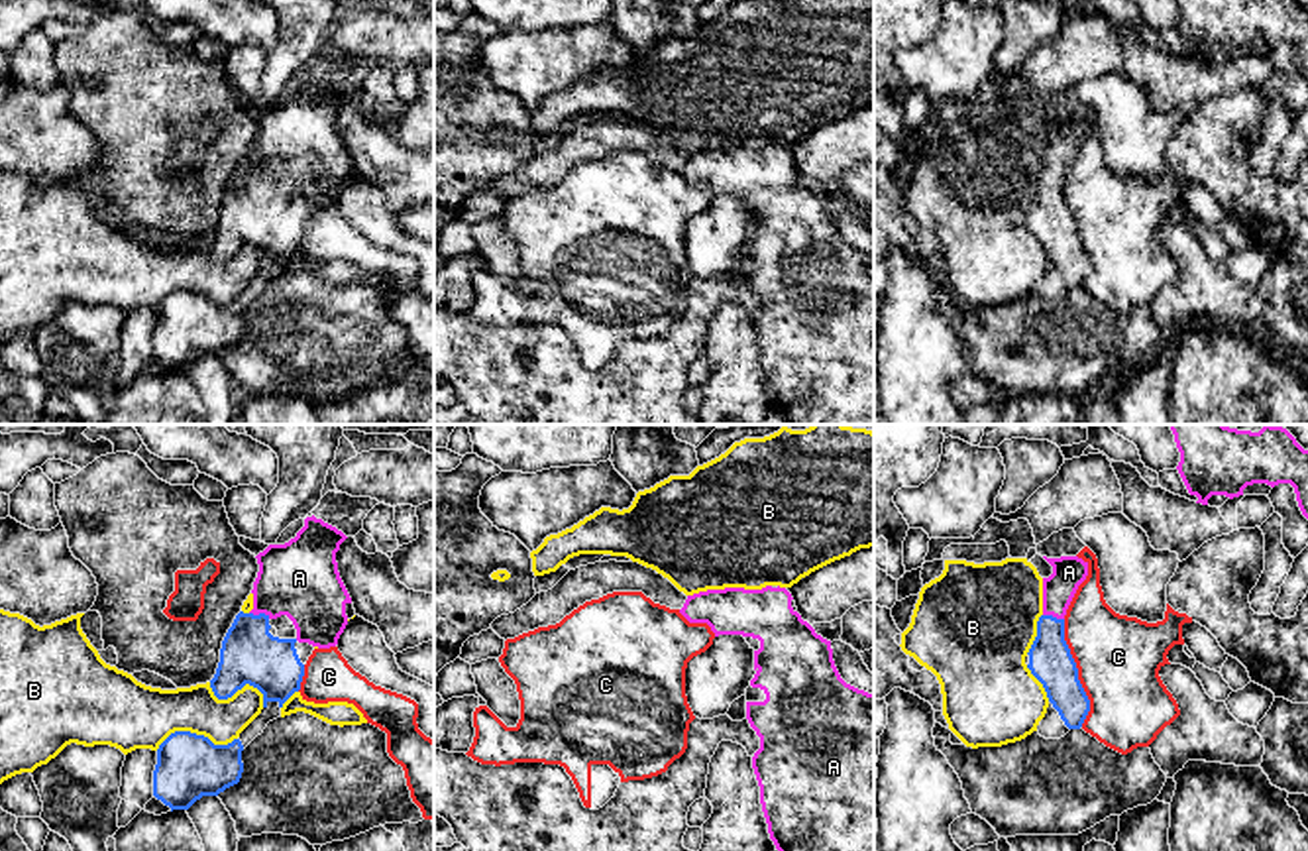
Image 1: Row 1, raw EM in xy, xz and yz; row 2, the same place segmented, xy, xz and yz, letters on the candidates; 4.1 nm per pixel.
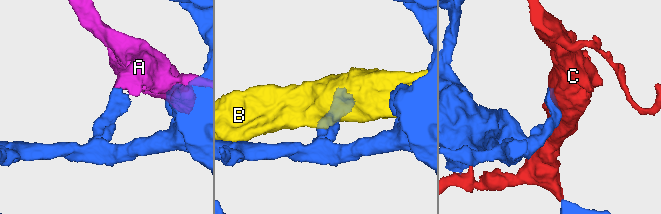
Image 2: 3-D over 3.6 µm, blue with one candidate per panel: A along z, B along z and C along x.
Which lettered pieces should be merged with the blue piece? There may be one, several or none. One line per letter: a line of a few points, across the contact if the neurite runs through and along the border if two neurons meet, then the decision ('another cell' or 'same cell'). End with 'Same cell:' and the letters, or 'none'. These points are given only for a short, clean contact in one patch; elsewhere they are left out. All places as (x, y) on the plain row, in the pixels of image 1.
A: same cell
B: another cell
C: another cell
Same cell: A

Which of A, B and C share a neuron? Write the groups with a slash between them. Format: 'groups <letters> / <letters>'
groups A / B / C

